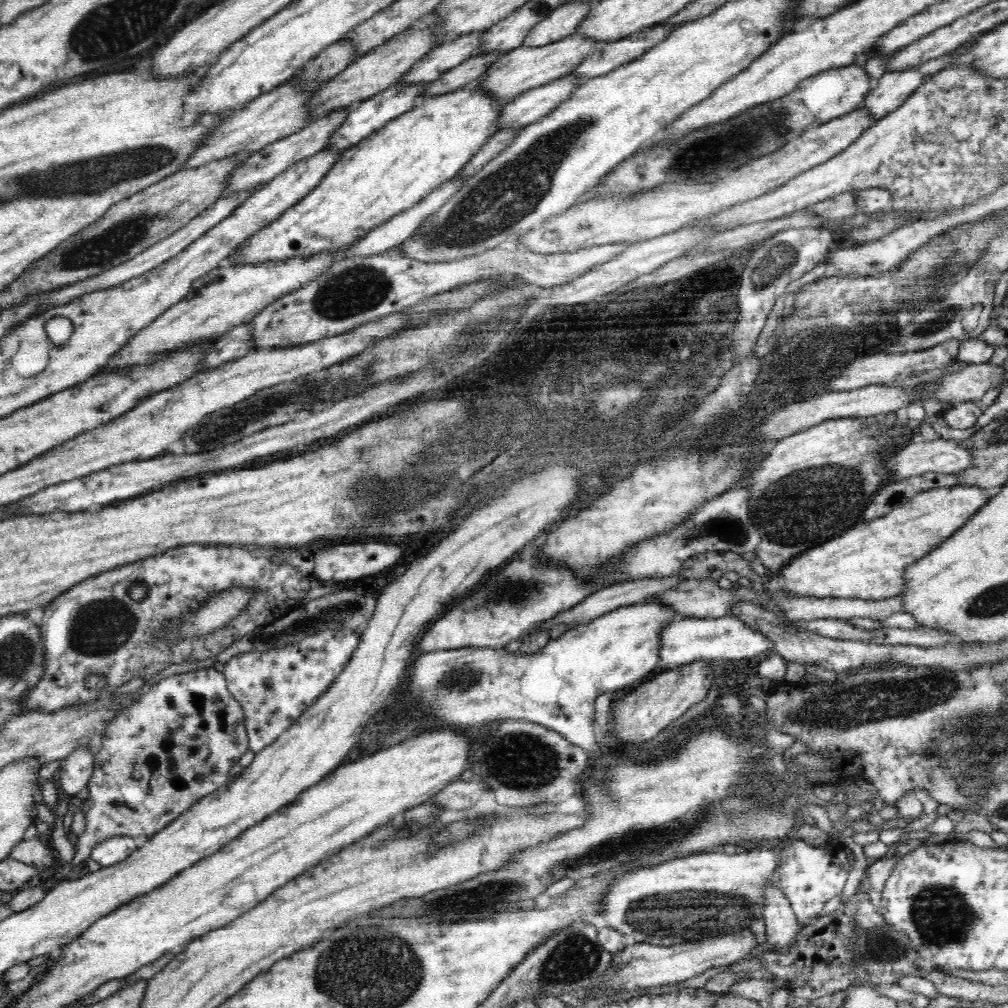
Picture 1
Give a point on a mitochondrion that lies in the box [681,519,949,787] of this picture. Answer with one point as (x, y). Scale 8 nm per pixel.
(930, 750)

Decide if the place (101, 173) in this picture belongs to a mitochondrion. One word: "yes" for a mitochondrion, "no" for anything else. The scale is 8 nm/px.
yes

